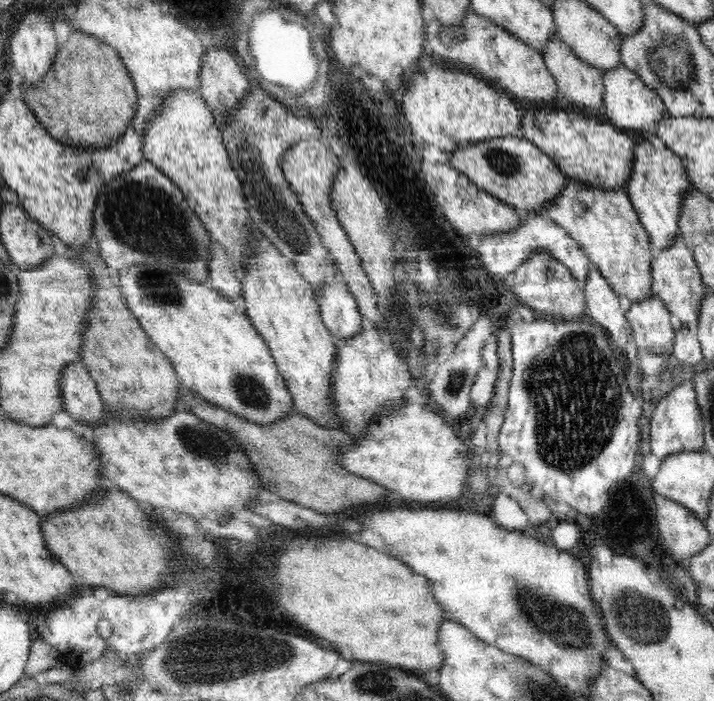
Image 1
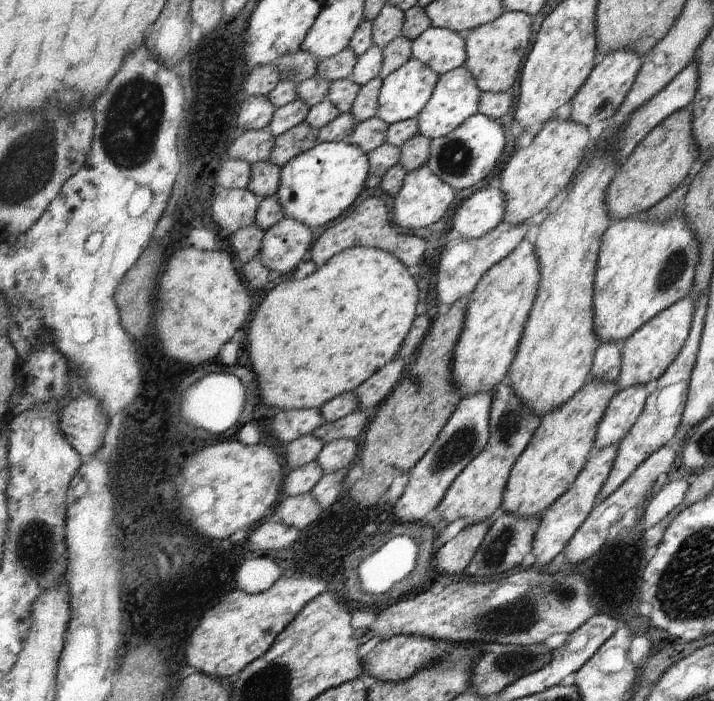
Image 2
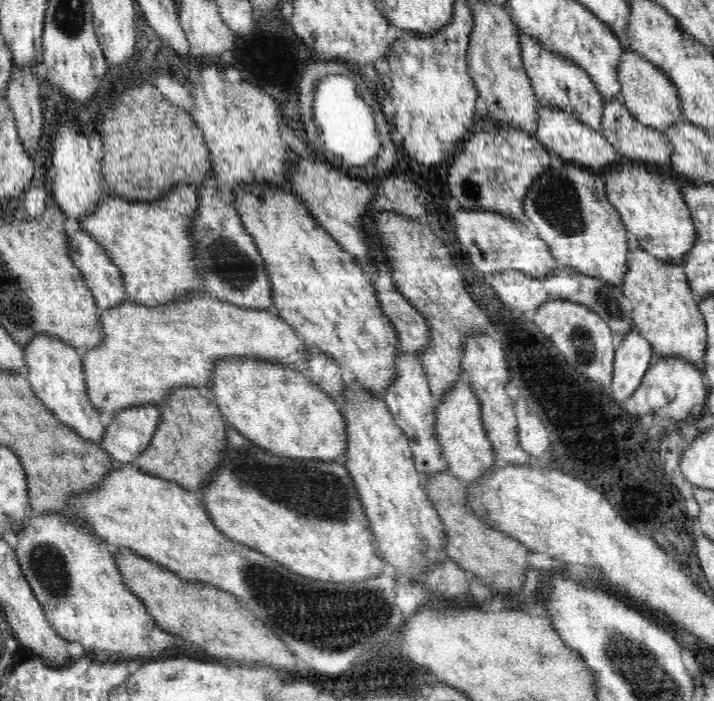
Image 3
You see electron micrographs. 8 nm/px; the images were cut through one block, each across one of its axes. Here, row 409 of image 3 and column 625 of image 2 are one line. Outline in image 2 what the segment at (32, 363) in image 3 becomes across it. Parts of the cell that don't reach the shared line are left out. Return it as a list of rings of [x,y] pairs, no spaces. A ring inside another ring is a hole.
[[[616,50],[616,52],[607,54],[602,62],[595,65],[588,80],[572,98],[569,119],[588,128],[594,122],[602,122],[606,118],[613,117],[618,112],[620,105],[626,100],[626,94],[630,92],[636,76],[640,72],[642,60],[643,57],[638,56],[632,50]]]

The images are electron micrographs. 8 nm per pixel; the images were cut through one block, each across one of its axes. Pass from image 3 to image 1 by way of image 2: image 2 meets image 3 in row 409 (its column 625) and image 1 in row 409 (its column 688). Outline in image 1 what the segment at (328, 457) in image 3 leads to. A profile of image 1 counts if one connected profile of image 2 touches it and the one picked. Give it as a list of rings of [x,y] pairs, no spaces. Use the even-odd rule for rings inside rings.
[[[150,262],[150,264],[146,266],[136,265],[119,270],[120,288],[127,307],[134,313],[134,316],[137,317],[142,328],[150,337],[152,344],[156,345],[160,349],[160,352],[163,352],[170,359],[170,362],[173,364],[173,367],[177,372],[177,377],[180,380],[182,388],[190,390],[194,396],[198,396],[199,398],[208,401],[208,403],[212,403],[212,405],[232,411],[232,413],[254,423],[269,425],[276,419],[281,419],[288,413],[296,411],[295,402],[292,399],[292,395],[290,395],[290,390],[288,390],[284,377],[278,372],[269,346],[254,328],[249,317],[240,314],[238,308],[234,306],[232,301],[222,296],[218,290],[215,290],[209,285],[202,285],[202,283],[190,281],[182,271],[182,268],[178,268],[178,266],[172,266],[172,264],[166,266],[166,264],[158,264],[158,262]]]

